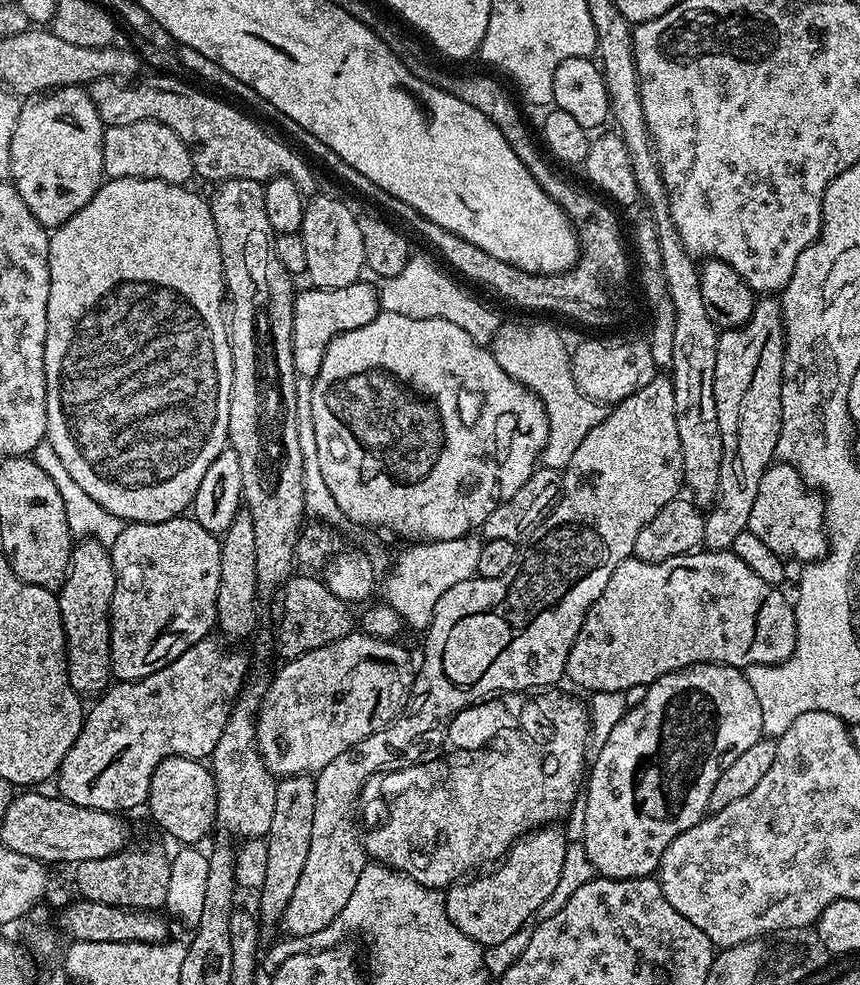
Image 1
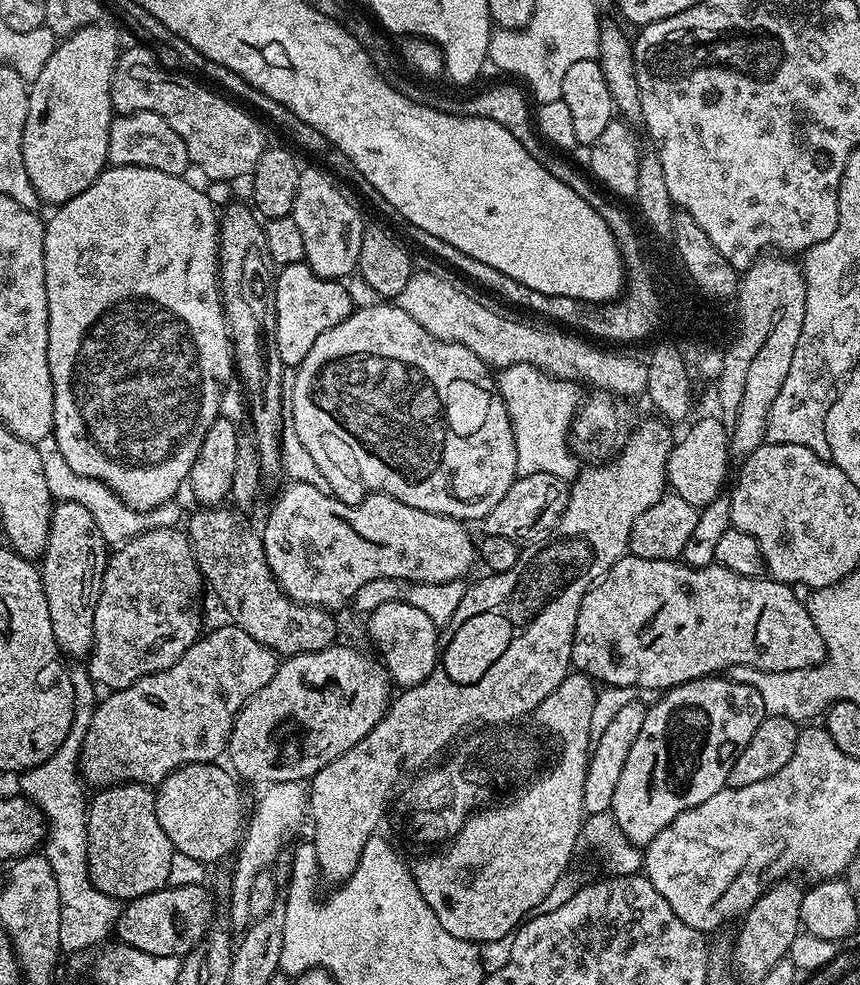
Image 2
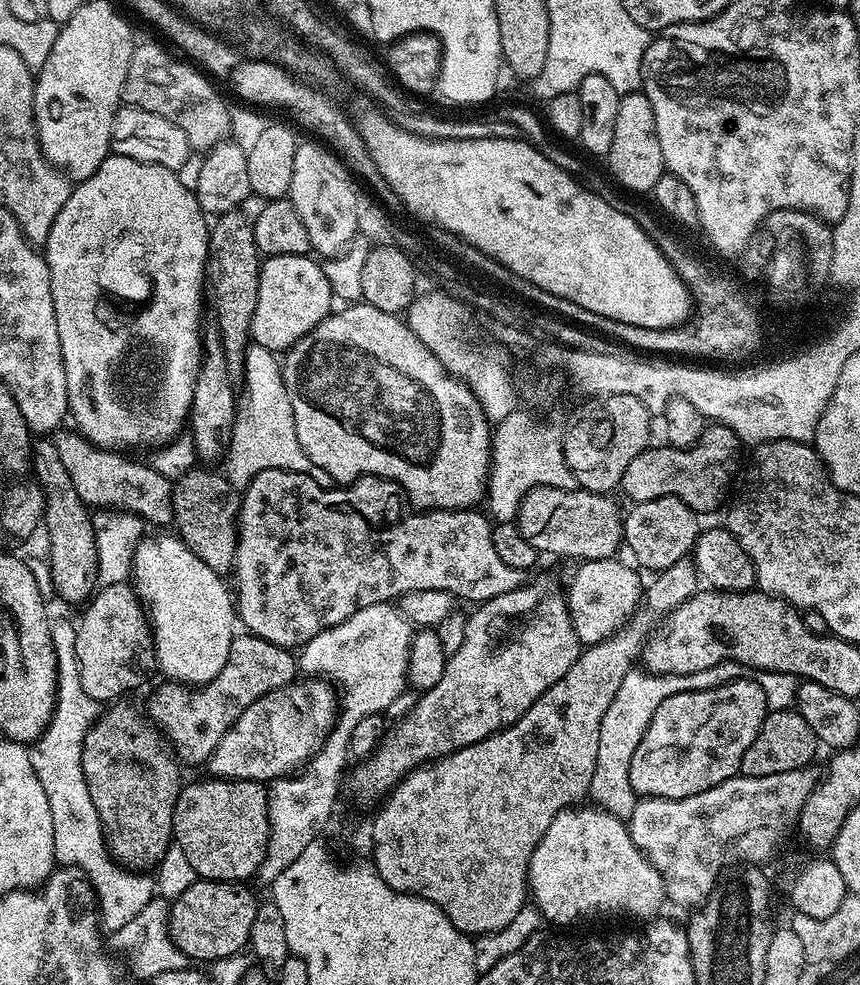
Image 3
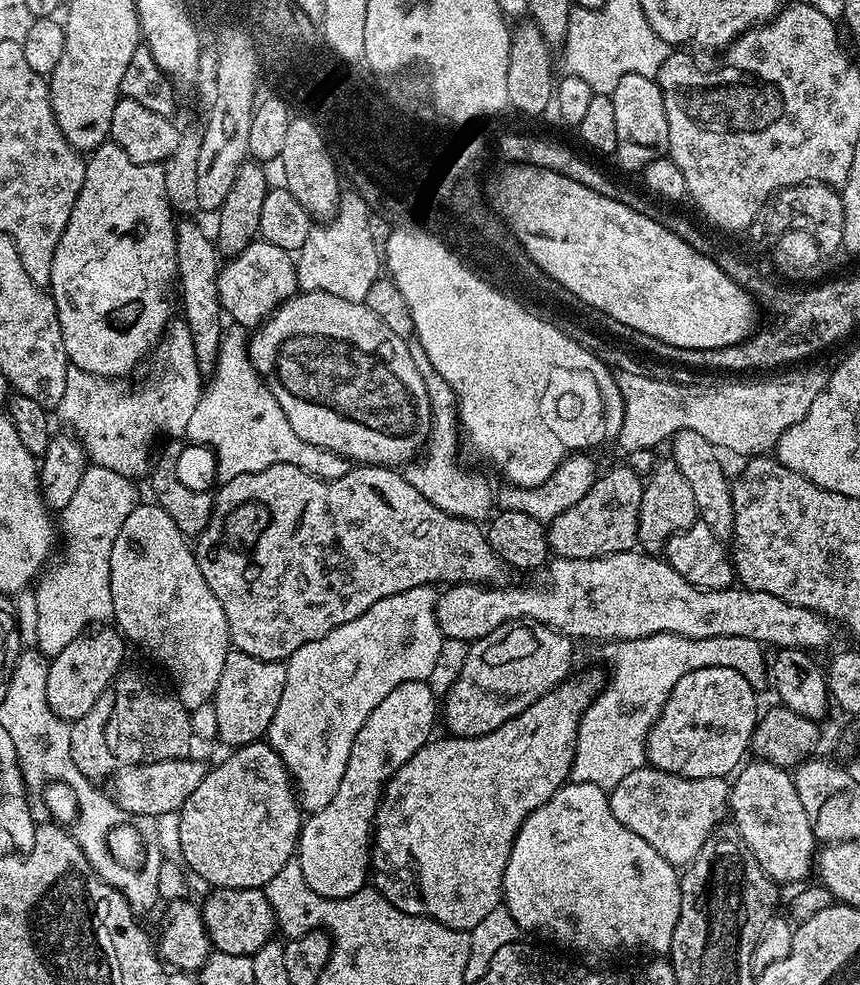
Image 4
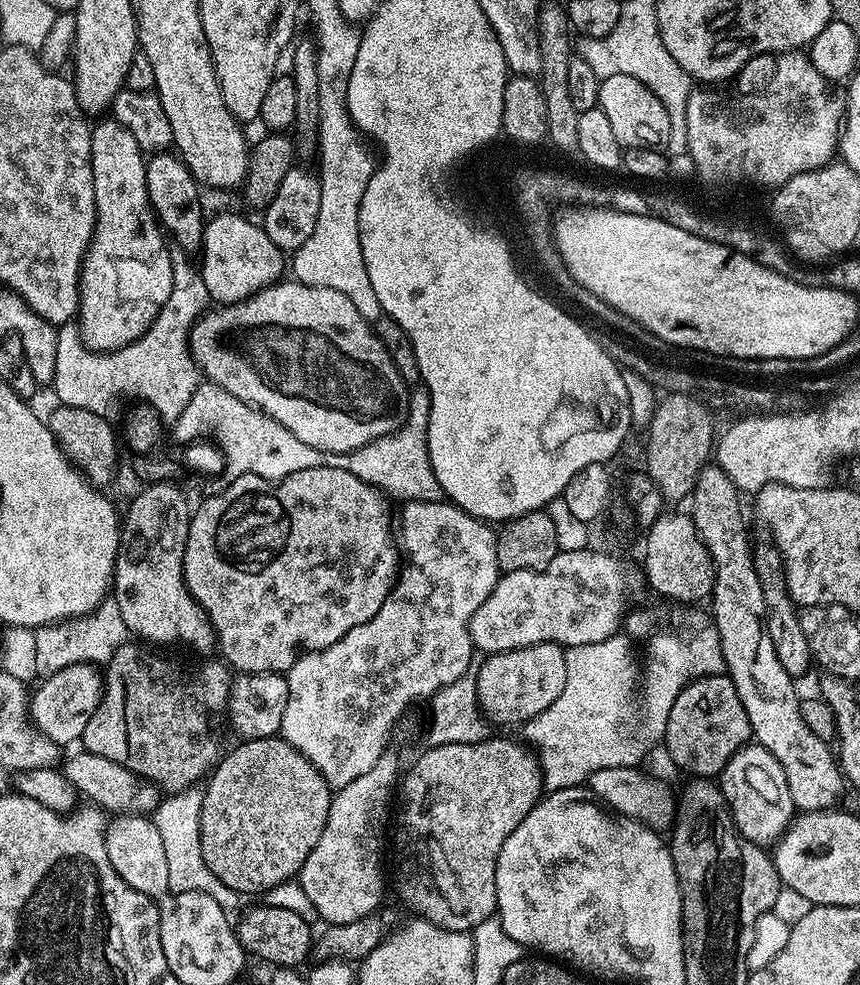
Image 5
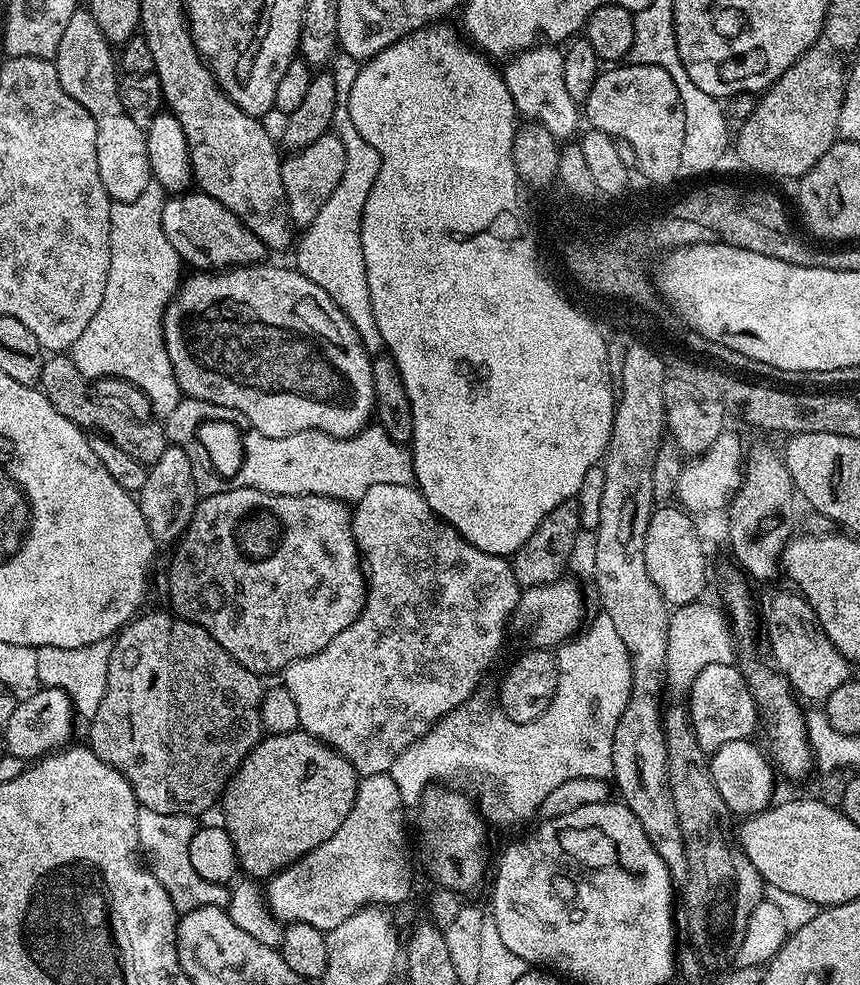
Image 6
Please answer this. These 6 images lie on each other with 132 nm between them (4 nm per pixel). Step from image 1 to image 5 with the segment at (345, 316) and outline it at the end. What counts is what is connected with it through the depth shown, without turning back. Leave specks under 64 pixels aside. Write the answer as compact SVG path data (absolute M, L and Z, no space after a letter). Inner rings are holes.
M220 212L205 223L200 258L200 277L206 282L209 301L220 306L248 300L254 293L277 283L286 272L285 253L270 242L266 230L257 221L255 224L236 212Z

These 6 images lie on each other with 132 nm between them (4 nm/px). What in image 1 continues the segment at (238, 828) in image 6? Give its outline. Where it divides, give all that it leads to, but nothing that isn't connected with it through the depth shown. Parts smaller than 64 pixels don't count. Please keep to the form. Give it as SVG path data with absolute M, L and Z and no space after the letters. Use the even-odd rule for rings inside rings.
M168 756L150 778L150 790L146 809L152 820L168 836L173 836L181 845L196 846L199 840L211 830L216 819L216 783L212 769L207 763L191 760L185 756Z

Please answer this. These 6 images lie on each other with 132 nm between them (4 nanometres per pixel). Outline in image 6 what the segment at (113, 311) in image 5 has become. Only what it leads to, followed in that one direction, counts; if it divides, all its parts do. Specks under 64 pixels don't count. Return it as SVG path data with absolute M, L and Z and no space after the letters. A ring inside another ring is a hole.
M77 10L70 17L62 42L58 42L54 63L62 90L66 90L78 106L86 106L86 110L90 110L90 118L94 118L94 126L98 130L98 174L102 174L102 186L106 186L108 197L117 204L134 202L134 198L138 198L152 180L145 129L130 122L130 114L122 110L118 60L113 45L102 34L91 11Z

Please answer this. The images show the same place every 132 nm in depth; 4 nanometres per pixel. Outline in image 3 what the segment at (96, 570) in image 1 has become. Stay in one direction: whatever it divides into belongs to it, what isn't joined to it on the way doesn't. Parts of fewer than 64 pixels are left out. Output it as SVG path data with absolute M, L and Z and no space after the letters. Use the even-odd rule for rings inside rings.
M36 438L31 441L30 468L31 471L36 471L35 483L44 491L42 528L43 531L48 531L48 572L52 575L52 584L62 599L76 604L80 599L83 601L98 584L96 532L92 529L89 507L78 490L74 490L74 482L70 482L70 474L62 466L62 458L58 458L53 439Z

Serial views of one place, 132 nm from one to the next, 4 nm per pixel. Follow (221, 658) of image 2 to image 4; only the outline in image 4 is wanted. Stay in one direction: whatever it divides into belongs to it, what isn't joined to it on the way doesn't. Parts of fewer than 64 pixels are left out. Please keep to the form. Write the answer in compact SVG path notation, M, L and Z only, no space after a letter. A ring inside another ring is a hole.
M230 651L214 697L216 732L221 742L231 746L257 743L267 733L278 702L282 702L282 690L286 690L286 667L281 661Z

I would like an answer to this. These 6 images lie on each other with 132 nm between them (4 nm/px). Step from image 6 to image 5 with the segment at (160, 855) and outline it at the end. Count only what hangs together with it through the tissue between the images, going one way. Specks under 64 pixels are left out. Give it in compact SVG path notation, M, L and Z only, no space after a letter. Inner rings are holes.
M200 784L187 785L186 789L161 799L152 813L154 824L160 833L168 863L168 882L171 893L200 892L210 895L226 913L235 913L241 895L226 886L215 877L214 872L206 865L201 848L201 808L204 787Z

